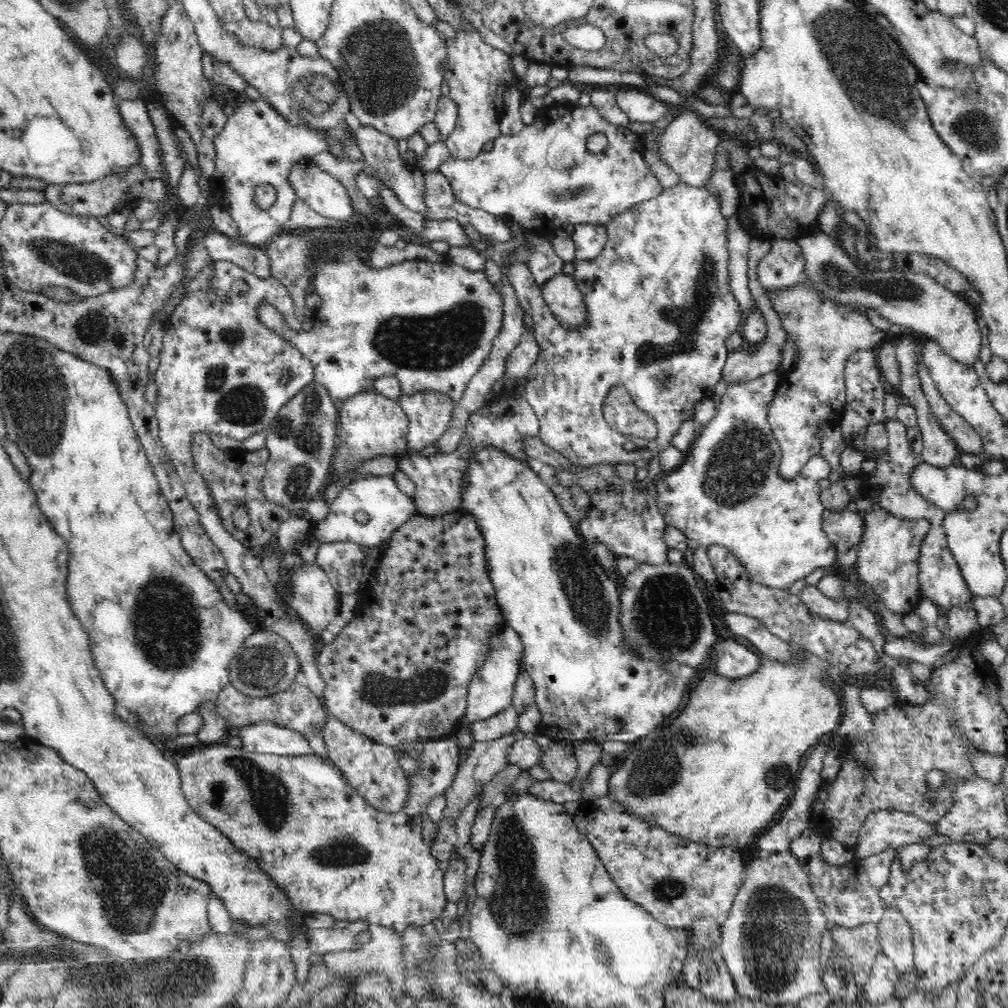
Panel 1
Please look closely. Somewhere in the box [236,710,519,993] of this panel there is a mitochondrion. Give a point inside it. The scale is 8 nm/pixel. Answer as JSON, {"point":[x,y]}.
{"point":[343,851]}

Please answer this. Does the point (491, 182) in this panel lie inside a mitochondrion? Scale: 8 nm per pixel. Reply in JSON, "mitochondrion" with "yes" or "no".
{"mitochondrion":"no"}

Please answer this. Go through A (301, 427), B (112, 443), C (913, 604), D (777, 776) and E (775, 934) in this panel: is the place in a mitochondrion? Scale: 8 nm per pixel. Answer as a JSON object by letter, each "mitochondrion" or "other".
{"A":"mitochondrion","B":"other","C":"other","D":"mitochondrion","E":"mitochondrion"}

